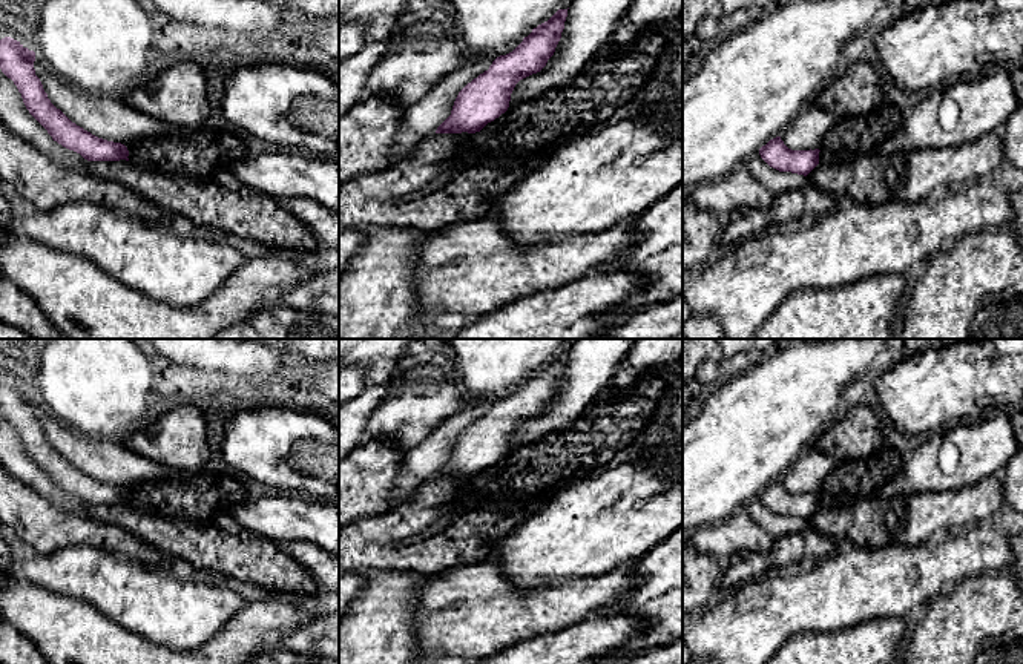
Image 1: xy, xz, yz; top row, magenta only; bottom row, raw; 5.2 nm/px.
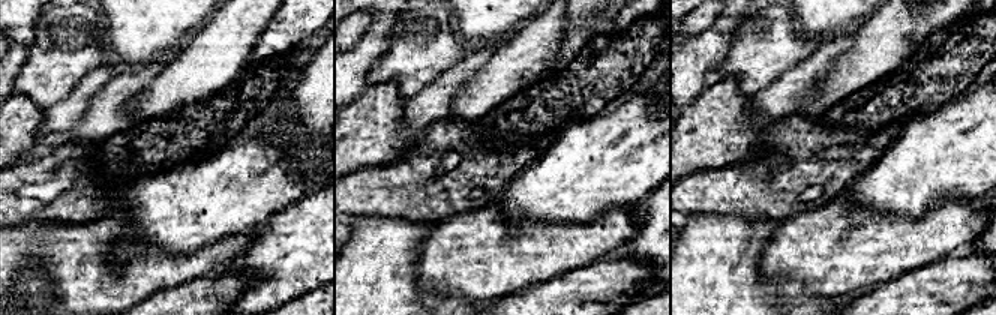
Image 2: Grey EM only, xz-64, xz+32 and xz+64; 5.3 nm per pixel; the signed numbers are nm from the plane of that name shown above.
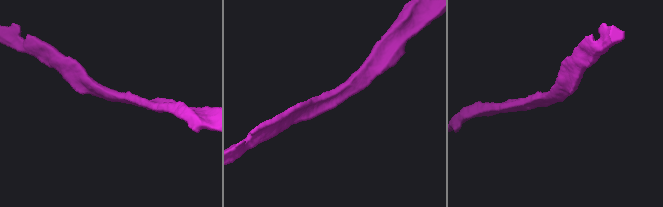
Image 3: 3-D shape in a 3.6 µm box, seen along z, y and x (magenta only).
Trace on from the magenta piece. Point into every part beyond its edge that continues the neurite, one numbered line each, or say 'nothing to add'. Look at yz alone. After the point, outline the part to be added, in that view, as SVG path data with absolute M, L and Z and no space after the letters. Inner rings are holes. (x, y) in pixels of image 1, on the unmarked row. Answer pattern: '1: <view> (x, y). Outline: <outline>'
nothing to add

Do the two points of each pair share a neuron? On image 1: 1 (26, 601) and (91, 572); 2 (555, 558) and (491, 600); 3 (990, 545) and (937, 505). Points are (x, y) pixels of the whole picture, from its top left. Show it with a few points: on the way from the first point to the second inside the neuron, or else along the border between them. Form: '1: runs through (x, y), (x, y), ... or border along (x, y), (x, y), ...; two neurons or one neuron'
1: border along (19, 574), (25, 580), (85, 601); two neurons
2: border along (490, 560), (520, 591), (534, 591), (548, 585); two neurons
3: border along (991, 520), (971, 523), (950, 532); two neurons

